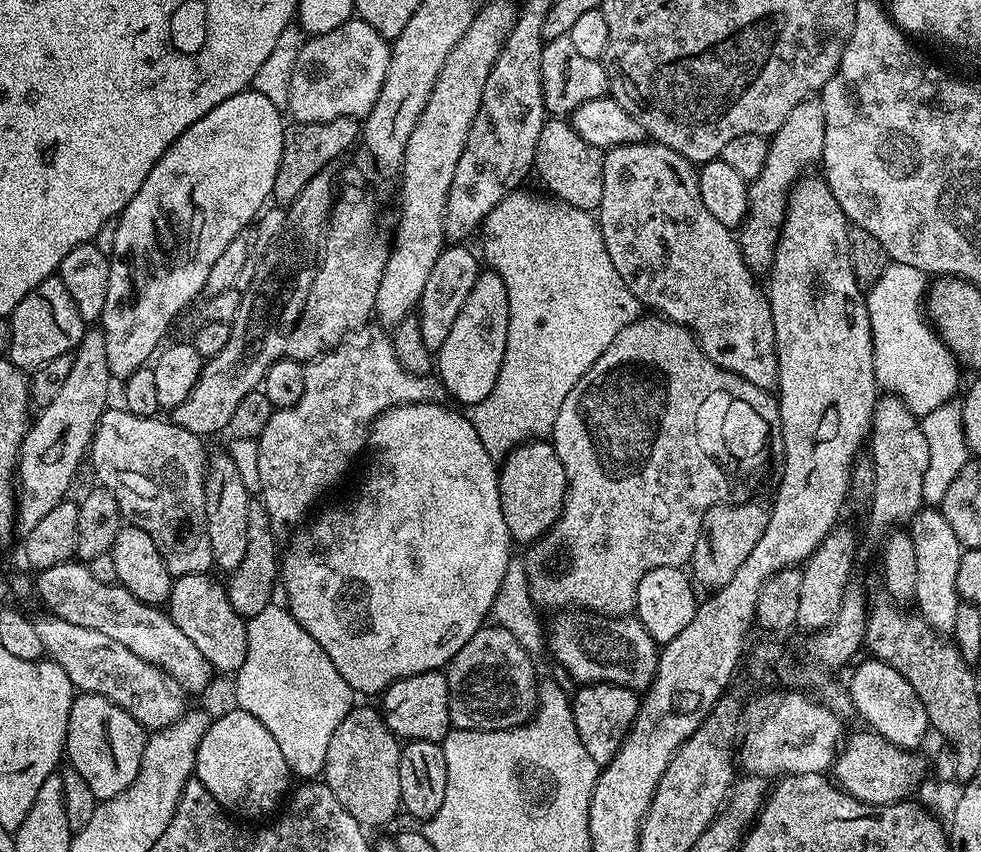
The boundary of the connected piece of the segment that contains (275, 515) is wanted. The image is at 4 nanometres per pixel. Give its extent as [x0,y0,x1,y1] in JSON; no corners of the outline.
[258,331,445,525]

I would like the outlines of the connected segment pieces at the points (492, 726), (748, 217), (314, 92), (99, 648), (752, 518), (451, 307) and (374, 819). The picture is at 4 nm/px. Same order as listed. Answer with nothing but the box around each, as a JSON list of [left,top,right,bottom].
[[446,626,538,734],[738,98,826,269],[287,18,392,124],[38,619,186,733],[690,500,769,586],[418,242,482,354],[323,707,401,829]]

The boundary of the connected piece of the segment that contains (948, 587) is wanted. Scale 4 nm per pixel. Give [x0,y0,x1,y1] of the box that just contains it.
[910,506,962,634]

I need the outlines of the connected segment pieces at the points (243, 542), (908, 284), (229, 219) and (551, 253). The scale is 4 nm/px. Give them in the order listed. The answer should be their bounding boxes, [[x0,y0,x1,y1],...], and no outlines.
[[206,450,250,573],[866,262,961,418],[100,90,286,381],[470,194,642,458]]

